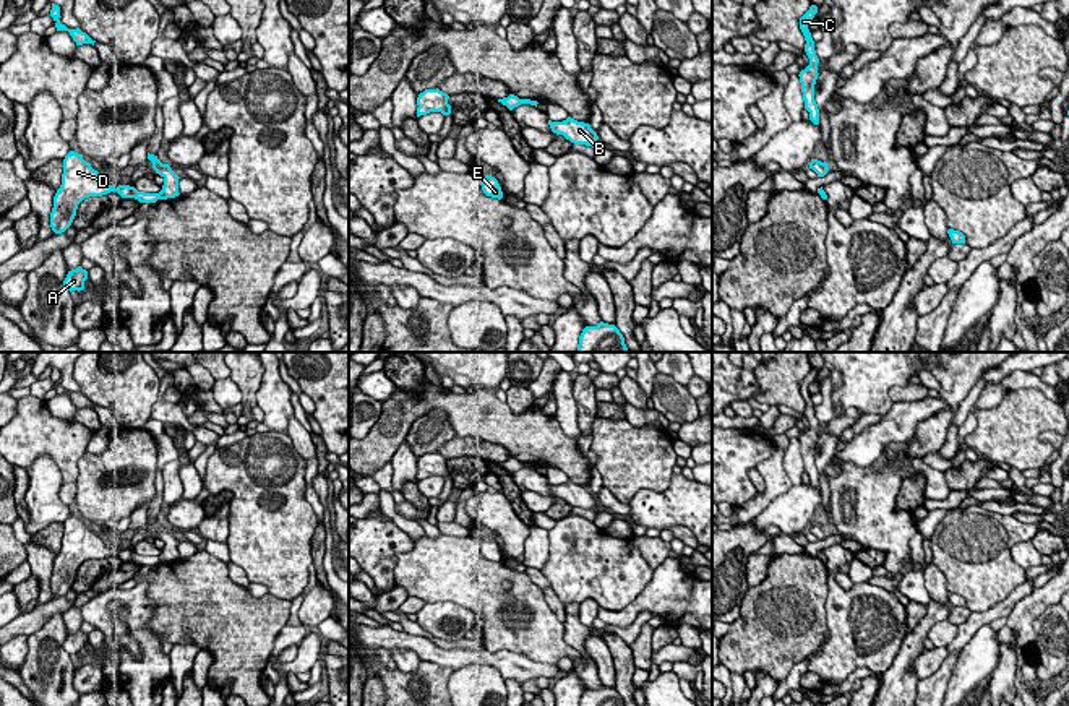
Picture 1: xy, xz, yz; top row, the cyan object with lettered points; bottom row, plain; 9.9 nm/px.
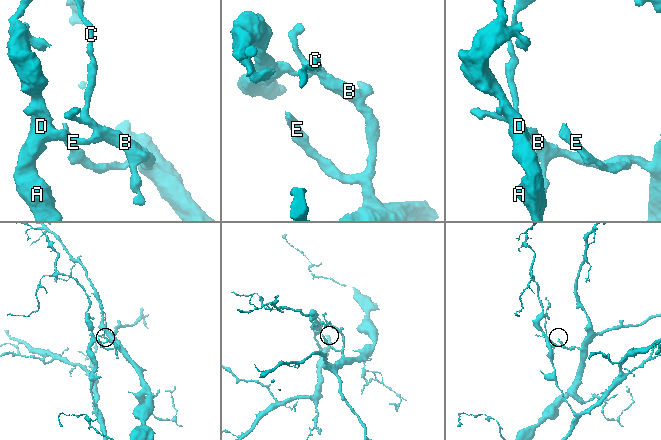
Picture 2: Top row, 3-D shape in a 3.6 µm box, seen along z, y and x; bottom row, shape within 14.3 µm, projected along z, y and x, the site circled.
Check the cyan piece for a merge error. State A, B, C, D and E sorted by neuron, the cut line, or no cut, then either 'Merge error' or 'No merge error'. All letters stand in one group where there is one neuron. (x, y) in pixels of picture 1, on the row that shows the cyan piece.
Groups: A D / B C E. Split along xy (158, 193), (164, 198). Merge error

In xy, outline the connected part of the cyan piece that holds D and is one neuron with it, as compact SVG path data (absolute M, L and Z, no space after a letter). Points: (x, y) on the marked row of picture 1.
M70 151L63 159L62 185L54 196L50 227L55 234L65 232L75 216L78 204L89 196L102 196L117 192L122 198L135 198L140 203L164 200L159 193L138 192L130 185L109 185L102 175L83 159L83 154Z

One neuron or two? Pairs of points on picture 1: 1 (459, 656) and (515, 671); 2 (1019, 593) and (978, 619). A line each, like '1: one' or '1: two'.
1: one
2: one

